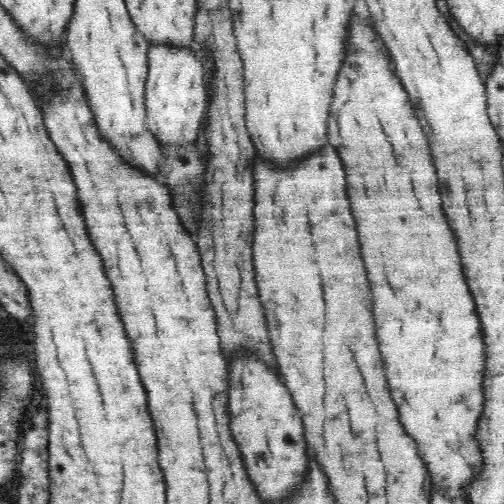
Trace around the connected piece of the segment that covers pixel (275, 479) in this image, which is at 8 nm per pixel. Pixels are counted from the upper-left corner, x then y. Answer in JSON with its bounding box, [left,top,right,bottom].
[228,359,306,502]

